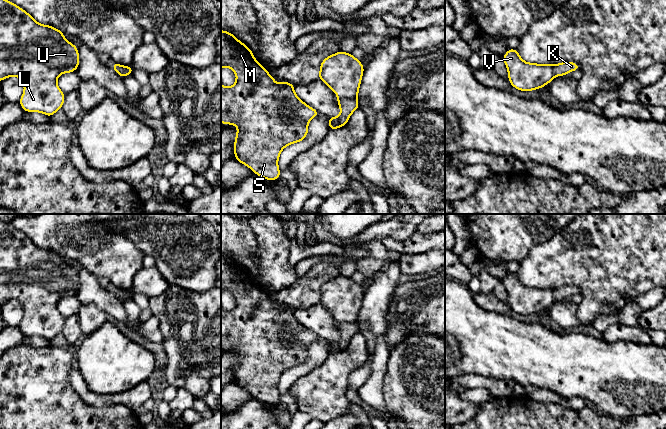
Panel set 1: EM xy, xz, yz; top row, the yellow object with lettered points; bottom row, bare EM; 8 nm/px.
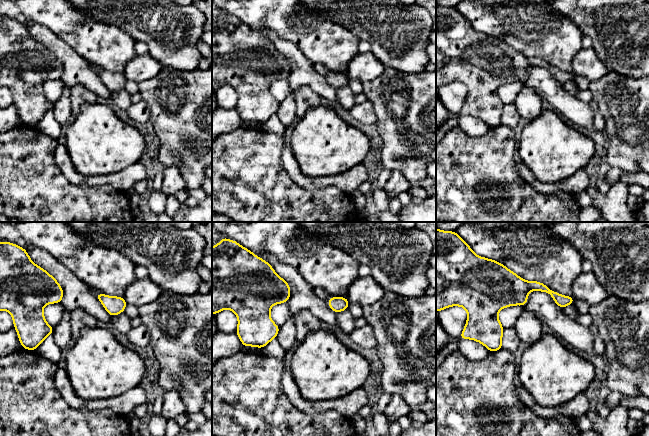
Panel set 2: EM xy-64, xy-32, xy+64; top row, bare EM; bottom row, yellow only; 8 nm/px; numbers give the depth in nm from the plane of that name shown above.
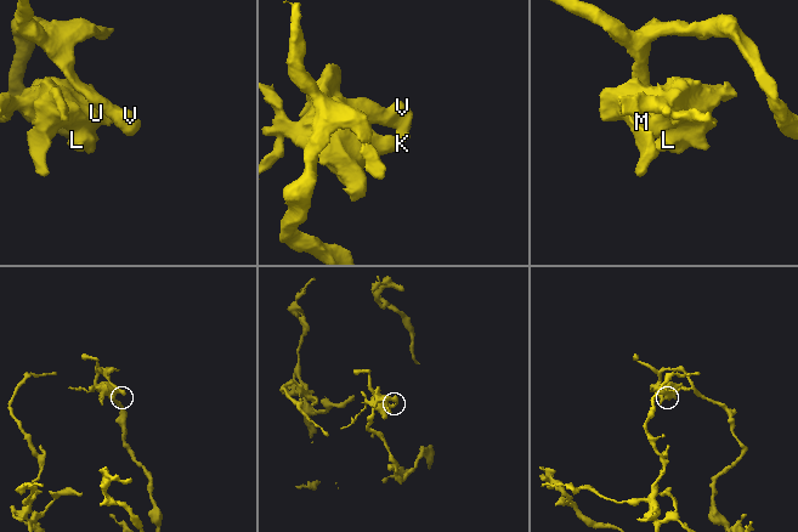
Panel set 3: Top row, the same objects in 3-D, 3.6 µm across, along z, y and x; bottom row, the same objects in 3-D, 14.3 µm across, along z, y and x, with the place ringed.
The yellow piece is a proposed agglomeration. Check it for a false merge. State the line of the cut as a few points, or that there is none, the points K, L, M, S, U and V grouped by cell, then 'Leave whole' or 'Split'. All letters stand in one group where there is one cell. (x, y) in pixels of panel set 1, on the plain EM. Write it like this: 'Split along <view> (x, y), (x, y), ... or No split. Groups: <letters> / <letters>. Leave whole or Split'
No split. Groups: K L M S U V. Leave whole

